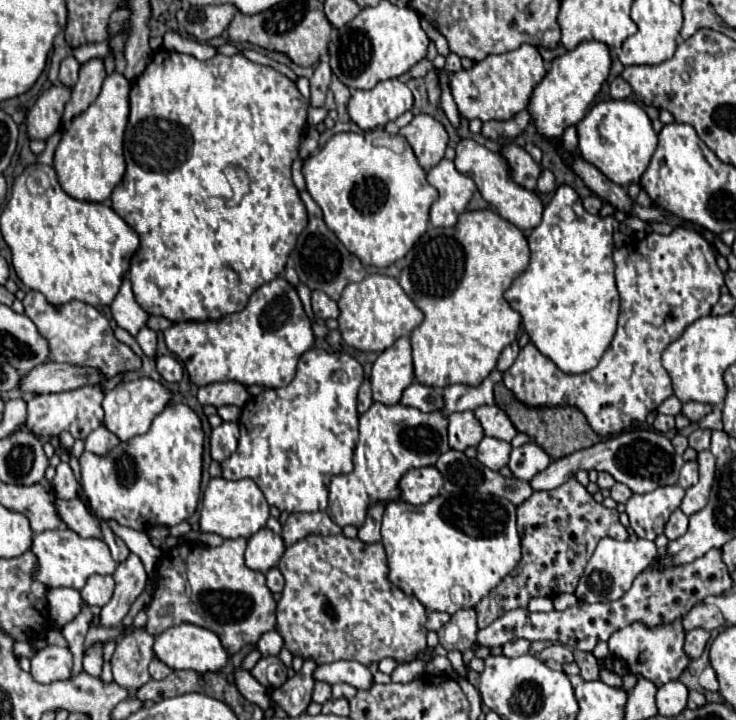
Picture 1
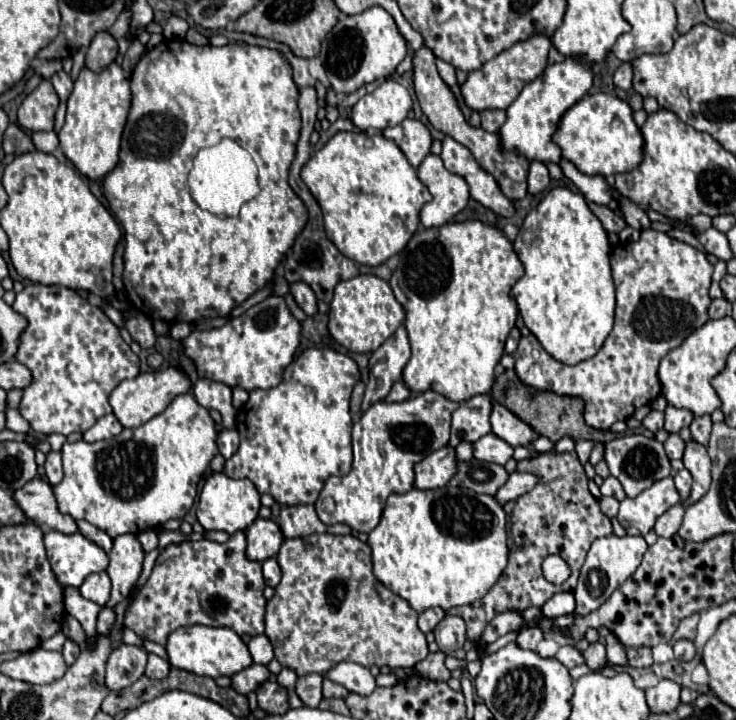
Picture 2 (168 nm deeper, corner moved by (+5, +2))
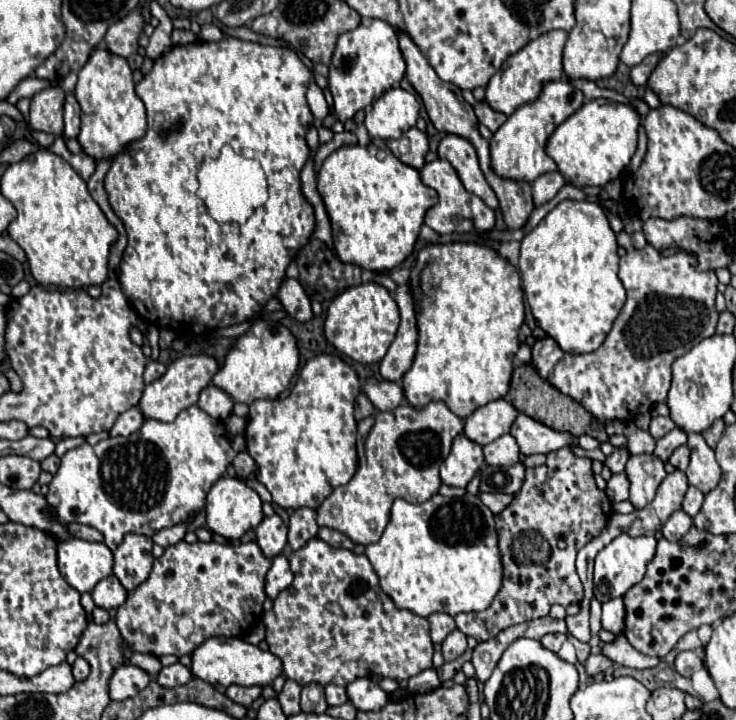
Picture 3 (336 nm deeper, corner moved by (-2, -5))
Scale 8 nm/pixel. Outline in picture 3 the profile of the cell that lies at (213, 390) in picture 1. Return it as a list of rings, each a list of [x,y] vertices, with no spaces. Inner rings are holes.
[[[208,385],[202,389],[200,393],[200,399],[198,399],[198,407],[204,409],[210,417],[216,417],[216,419],[226,419],[232,415],[232,407],[234,407],[234,401],[232,397],[218,389],[216,385]]]

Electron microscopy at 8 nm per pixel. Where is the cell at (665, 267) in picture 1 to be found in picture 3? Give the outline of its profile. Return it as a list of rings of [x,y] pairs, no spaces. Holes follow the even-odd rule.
[[[650,243],[642,249],[632,249],[620,259],[620,281],[626,289],[626,303],[608,333],[606,341],[592,355],[568,355],[564,353],[552,337],[542,337],[532,345],[532,365],[542,379],[550,381],[560,393],[582,403],[600,423],[608,421],[630,421],[638,413],[652,411],[656,403],[666,401],[670,381],[672,381],[672,363],[688,353],[702,339],[708,339],[716,331],[718,311],[714,307],[718,279],[714,271],[700,271],[698,261],[692,253],[676,249],[672,255],[664,255]]]

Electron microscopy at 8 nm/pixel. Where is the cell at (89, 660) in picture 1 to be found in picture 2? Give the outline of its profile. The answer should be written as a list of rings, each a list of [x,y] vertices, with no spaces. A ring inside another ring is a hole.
[[[67,588],[65,590],[65,608],[67,614],[77,618],[81,622],[81,626],[85,628],[87,636],[93,640],[95,638],[95,622],[97,622],[97,614],[101,610],[99,604],[93,604],[91,600],[85,600],[77,588]]]

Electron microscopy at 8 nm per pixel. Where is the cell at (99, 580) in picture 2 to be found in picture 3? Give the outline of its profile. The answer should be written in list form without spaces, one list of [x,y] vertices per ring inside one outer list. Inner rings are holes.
[[[114,575],[102,579],[92,589],[92,599],[94,599],[96,607],[102,607],[102,609],[118,609],[126,601],[126,597],[128,595],[126,595],[124,587],[120,585],[120,581]]]

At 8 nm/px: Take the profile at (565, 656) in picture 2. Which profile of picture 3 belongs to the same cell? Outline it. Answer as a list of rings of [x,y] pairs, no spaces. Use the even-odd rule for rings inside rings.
[[[590,655],[582,665],[584,665],[588,675],[598,675],[610,667],[610,661],[604,655]]]

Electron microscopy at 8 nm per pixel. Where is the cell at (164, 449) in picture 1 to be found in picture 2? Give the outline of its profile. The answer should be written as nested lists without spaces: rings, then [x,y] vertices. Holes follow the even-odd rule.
[[[181,394],[159,416],[139,428],[123,428],[119,436],[93,444],[85,440],[75,444],[65,442],[61,448],[63,480],[53,486],[57,508],[61,514],[69,514],[75,520],[91,522],[111,538],[127,532],[141,534],[143,530],[153,530],[155,526],[161,526],[171,518],[183,518],[189,512],[197,494],[197,484],[217,454],[217,430],[209,410],[199,406],[191,394]]]

